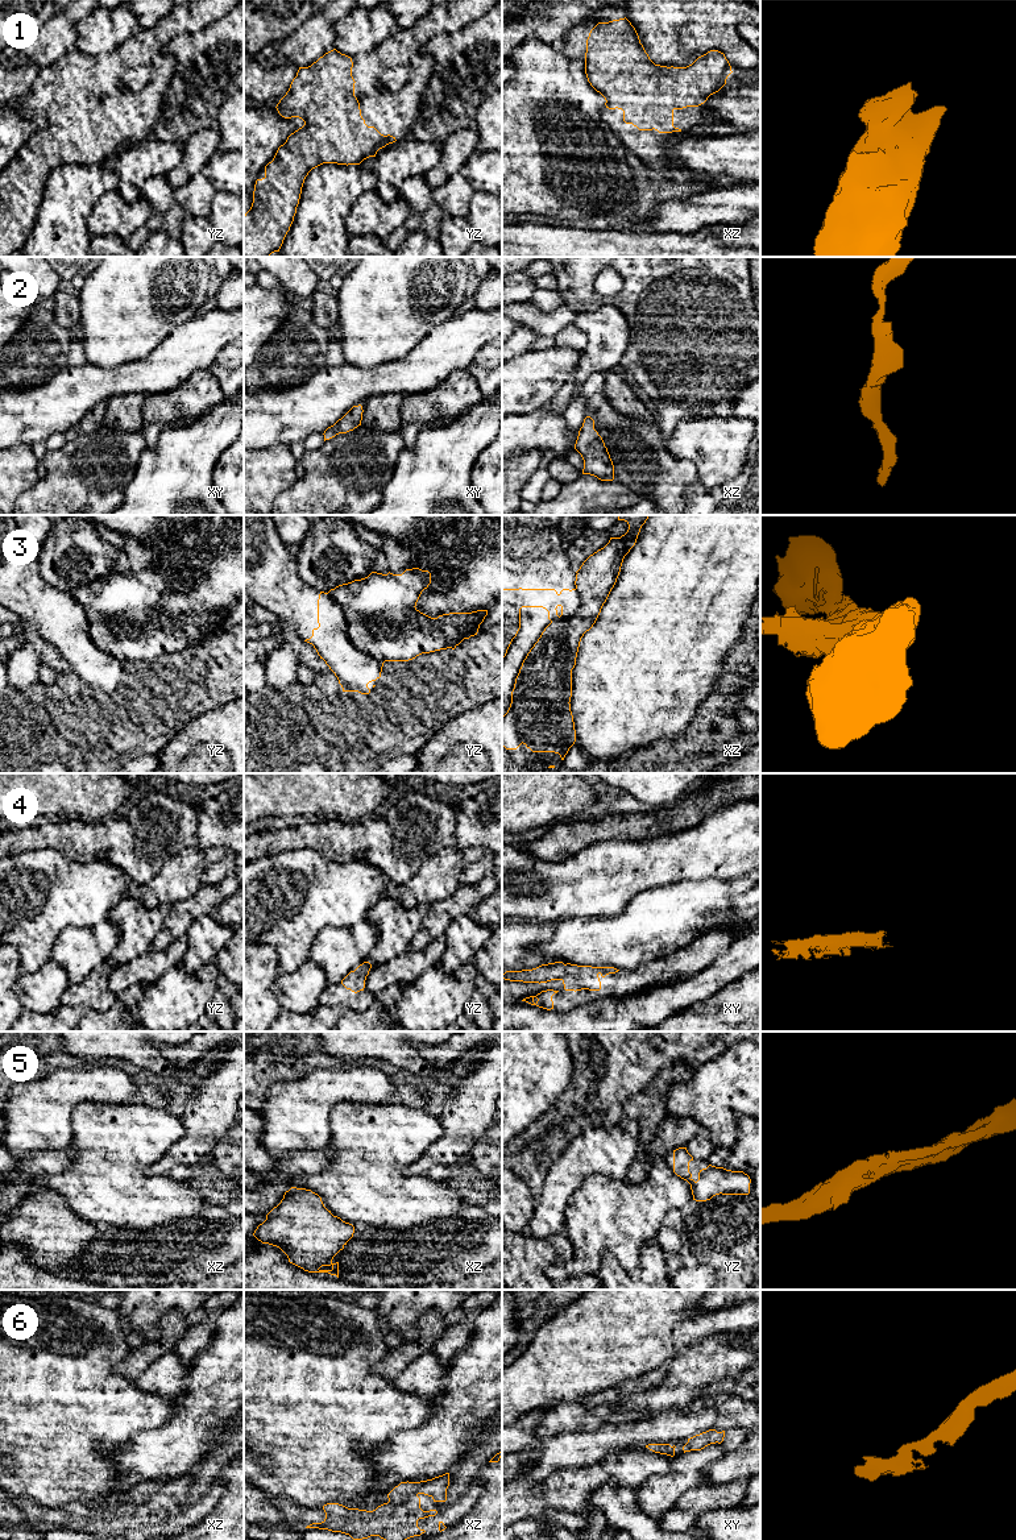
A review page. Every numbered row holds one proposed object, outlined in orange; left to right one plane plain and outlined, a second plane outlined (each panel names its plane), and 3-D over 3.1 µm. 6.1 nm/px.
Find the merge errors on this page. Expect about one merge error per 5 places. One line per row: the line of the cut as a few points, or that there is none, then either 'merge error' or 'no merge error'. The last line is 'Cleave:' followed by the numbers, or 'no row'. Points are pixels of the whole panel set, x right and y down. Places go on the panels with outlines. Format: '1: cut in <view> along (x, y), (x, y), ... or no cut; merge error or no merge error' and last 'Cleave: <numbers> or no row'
1: no cut; no merge error
2: no cut; no merge error
3: cut in yz along (327, 593), (343, 611), (349, 640), (364, 652), (385, 660); merge error
4: no cut; no merge error
5: no cut; no merge error
6: no cut; no merge error
Cleave: 3

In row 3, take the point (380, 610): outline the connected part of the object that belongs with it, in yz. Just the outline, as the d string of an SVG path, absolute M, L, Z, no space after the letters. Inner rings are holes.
M419 568L406 569L402 574L382 574L372 572L368 577L354 580L331 589L328 595L340 605L348 624L352 644L366 655L385 661L409 661L422 653L440 649L455 649L464 639L477 635L480 624L488 615L488 610L472 613L449 613L431 618L420 613L415 606L424 589L431 584L431 573Z

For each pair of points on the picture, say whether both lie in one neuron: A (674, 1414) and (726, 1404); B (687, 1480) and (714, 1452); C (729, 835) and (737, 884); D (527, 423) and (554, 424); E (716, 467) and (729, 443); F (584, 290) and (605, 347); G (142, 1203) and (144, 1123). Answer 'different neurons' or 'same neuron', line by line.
A: different neurons
B: same neuron
C: different neurons
D: same neuron
E: same neuron
F: different neurons
G: same neuron

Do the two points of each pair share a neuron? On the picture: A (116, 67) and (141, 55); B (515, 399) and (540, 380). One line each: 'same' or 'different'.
A: same
B: same

